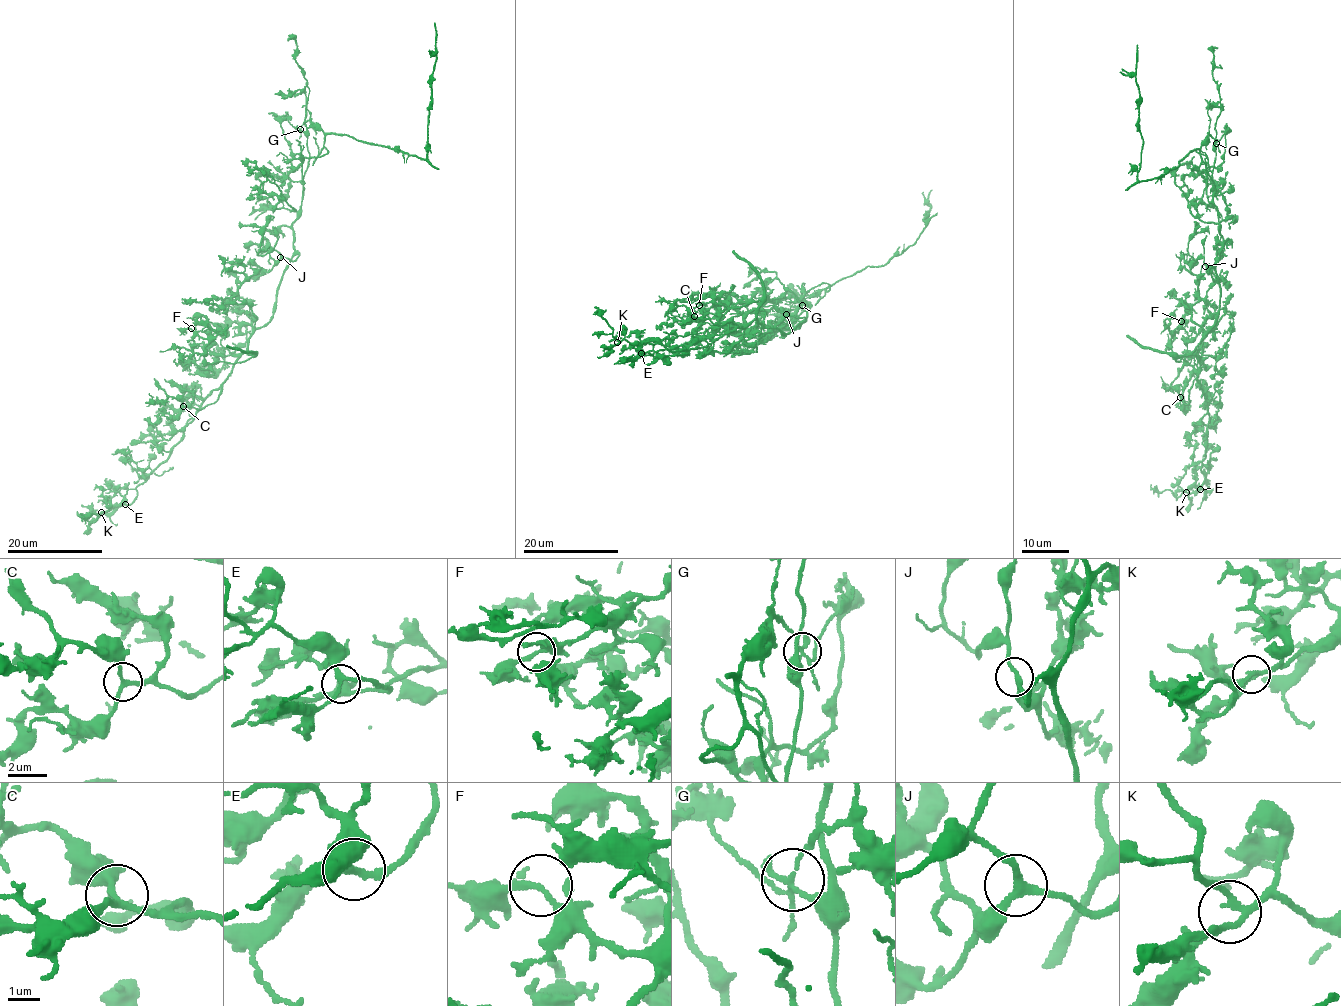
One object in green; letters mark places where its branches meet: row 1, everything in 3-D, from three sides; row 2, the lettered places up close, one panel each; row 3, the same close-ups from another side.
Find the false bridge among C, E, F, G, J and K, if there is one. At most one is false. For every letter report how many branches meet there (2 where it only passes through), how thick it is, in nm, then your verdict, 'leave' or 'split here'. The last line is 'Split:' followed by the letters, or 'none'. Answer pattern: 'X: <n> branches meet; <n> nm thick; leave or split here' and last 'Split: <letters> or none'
C: 3 branches meet; 180 nm thick; leave
E: 3 branches meet; 190 nm thick; leave
F: 3 branches meet; 160 nm thick; leave
G: 4 branches meet; 150 nm thick; split here
J: 3 branches meet; 200 nm thick; leave
K: 3 branches meet; 160 nm thick; leave
Split: G

